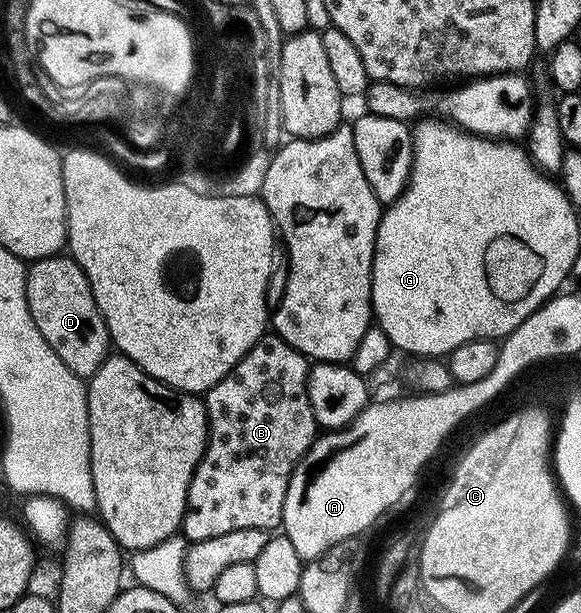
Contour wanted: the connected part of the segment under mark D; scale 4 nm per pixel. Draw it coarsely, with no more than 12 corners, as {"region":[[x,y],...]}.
{"region":[[74,257],[26,269],[36,330],[88,378],[112,341]]}

